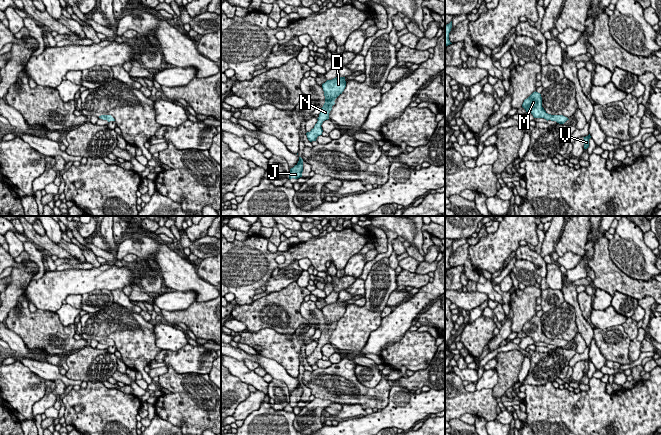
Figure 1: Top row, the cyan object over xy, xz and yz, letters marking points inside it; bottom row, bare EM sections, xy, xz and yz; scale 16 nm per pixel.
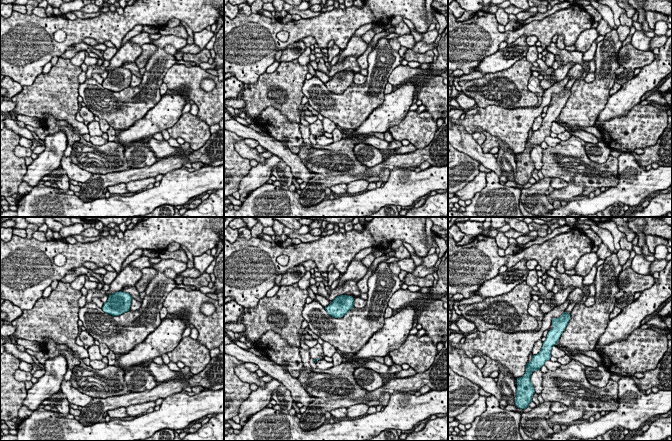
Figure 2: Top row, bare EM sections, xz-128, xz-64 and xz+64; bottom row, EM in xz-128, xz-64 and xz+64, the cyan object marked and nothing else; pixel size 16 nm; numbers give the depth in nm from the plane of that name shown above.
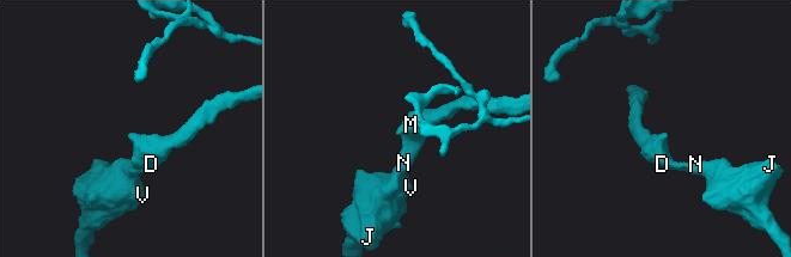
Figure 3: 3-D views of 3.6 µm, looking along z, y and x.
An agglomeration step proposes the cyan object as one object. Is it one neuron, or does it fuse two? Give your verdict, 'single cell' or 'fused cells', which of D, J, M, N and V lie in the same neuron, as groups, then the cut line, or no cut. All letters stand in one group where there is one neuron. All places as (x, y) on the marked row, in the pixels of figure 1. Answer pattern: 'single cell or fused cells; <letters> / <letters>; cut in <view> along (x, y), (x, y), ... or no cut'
single cell; D J M N V; no cut

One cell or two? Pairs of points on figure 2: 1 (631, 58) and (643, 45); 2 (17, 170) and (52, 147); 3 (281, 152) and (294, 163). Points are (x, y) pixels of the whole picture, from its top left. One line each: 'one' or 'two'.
1: two
2: two
3: one

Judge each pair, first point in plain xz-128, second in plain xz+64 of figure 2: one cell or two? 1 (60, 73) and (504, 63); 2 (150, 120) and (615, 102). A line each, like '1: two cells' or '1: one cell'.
1: two cells
2: one cell

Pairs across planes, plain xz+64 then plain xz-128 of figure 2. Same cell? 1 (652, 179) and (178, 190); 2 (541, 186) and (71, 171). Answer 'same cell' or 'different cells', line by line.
1: same cell
2: different cells

